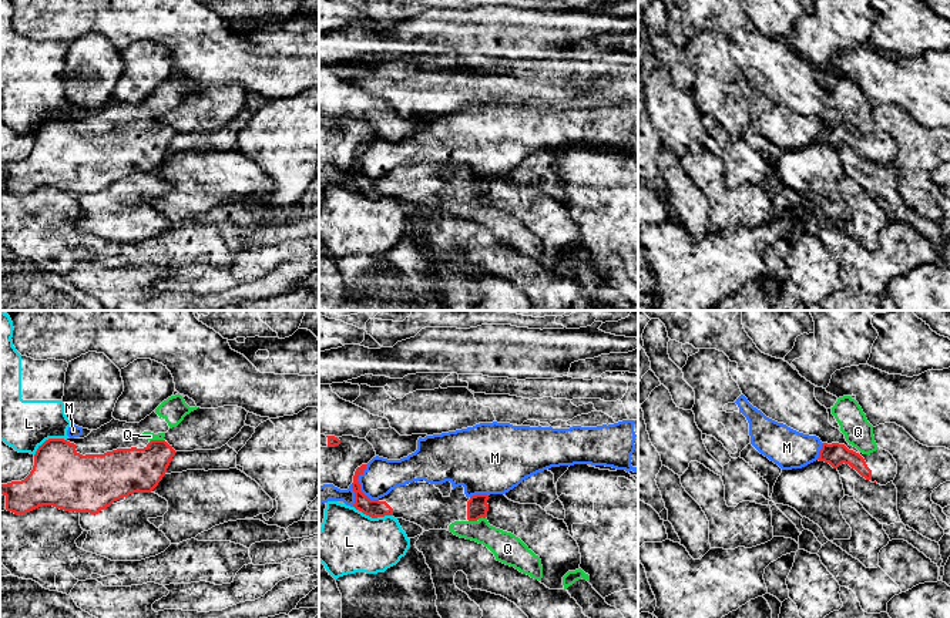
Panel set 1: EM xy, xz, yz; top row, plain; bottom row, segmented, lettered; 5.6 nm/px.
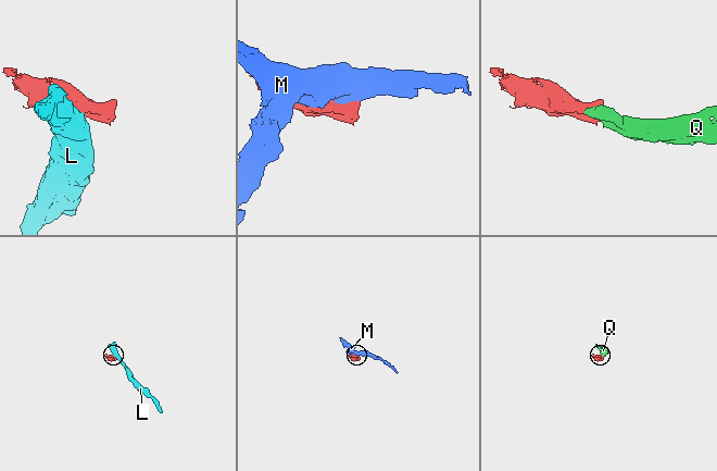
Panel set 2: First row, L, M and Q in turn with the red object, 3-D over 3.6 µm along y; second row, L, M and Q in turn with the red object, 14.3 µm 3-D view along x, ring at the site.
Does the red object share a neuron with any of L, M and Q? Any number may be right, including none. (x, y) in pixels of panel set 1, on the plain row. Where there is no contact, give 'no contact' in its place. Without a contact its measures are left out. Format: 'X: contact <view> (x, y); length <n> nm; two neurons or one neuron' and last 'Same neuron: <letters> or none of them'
L: contact xz (372, 198); length 220 nm; two neurons
M: contact xz (359, 167); length 220 nm; two neurons
Q: contact xz (476, 201); length 100 nm; one neuron
Same neuron: Q

